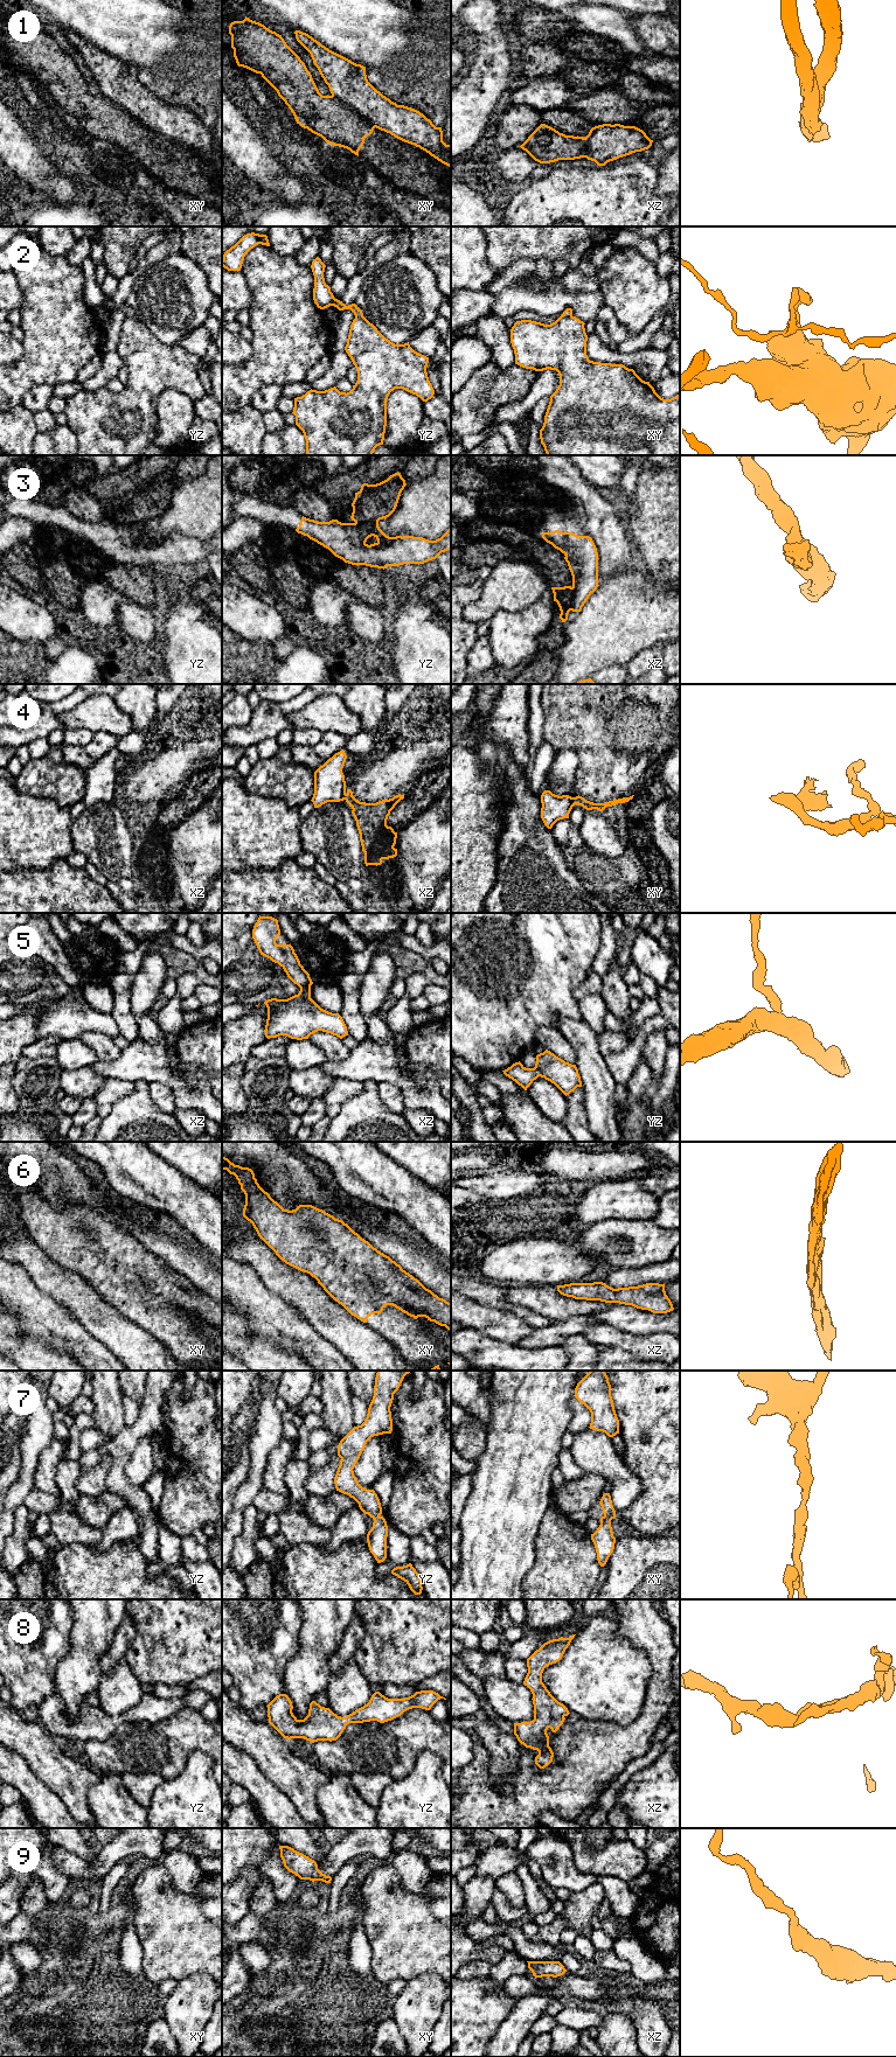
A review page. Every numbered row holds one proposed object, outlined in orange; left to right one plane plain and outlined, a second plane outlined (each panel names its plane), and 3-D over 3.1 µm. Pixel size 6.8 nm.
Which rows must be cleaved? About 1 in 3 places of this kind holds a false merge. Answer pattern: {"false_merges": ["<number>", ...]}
{"false_merges": ["1", "2", "3", "4"]}

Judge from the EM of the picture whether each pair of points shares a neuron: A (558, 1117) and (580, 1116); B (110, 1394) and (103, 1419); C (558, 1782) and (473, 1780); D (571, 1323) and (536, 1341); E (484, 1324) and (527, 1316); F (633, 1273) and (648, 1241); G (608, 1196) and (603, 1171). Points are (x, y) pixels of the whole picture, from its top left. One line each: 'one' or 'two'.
A: two
B: one
C: one
D: one
E: two
F: two
G: two

